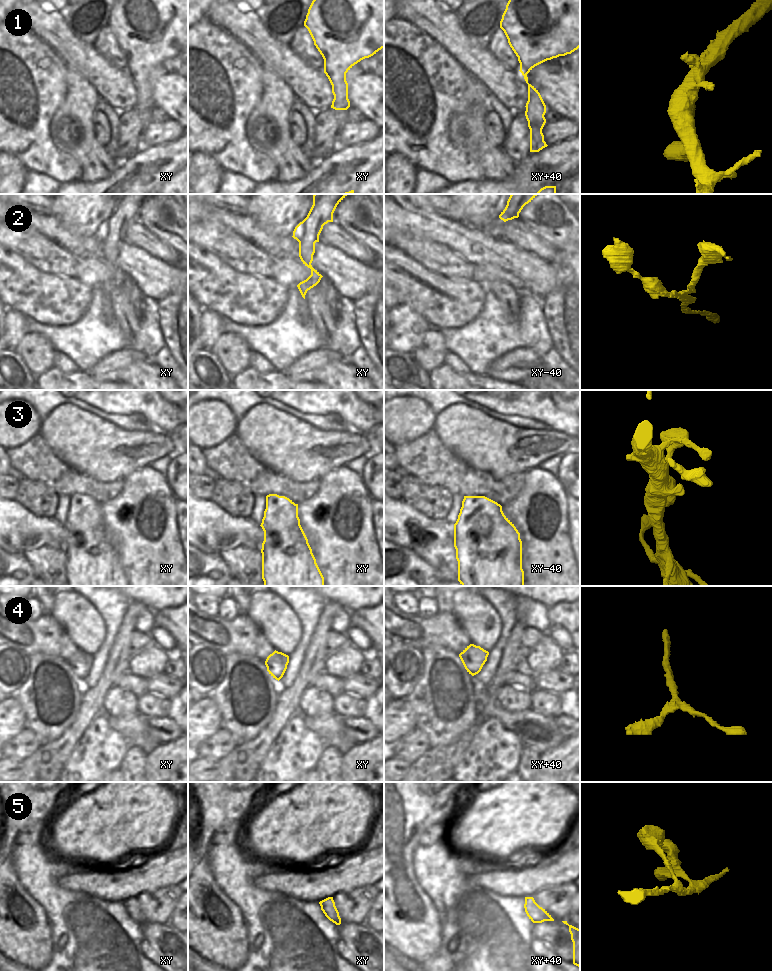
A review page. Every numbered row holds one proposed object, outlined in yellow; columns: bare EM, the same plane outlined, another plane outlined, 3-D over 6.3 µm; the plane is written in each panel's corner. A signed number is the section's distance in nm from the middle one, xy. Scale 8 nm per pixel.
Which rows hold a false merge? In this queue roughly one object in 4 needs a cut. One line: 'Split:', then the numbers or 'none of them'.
Split: 2

